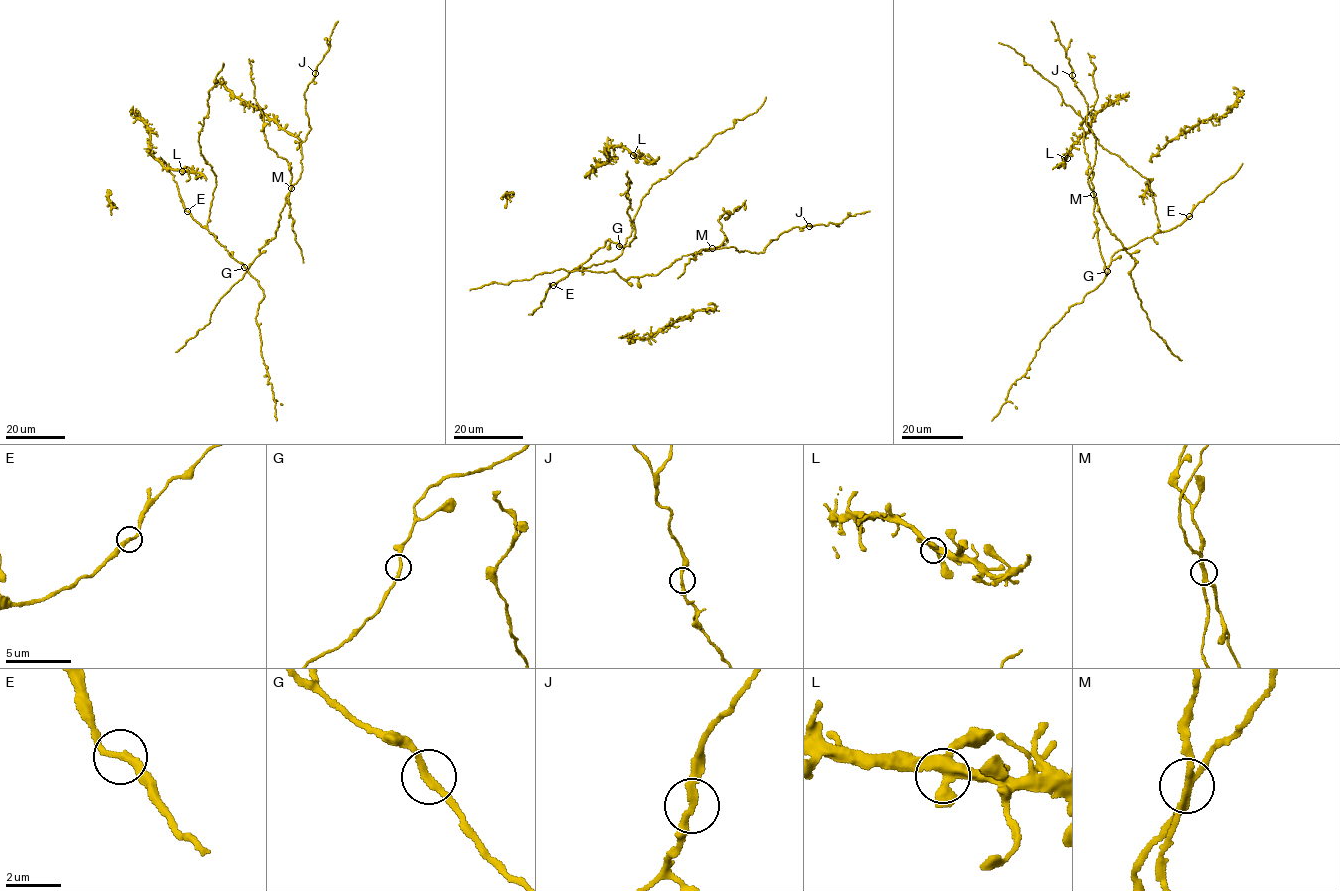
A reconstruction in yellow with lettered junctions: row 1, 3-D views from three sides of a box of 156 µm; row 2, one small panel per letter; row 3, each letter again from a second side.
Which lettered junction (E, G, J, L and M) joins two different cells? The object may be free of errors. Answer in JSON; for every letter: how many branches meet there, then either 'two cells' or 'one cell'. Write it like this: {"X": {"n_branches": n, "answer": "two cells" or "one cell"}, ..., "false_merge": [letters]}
{"E": {"n_branches": 2, "answer": "one cell"}, "G": {"n_branches": 2, "answer": "one cell"}, "J": {"n_branches": 2, "answer": "one cell"}, "L": {"n_branches": 4, "answer": "one cell"}, "M": {"n_branches": 4, "answer": "two cells"}, "false_merge": ["M"]}

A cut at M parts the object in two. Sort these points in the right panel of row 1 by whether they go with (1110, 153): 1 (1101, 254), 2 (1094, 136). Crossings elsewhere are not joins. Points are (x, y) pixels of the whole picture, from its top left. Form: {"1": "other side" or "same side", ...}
{"1": "other side", "2": "same side"}

